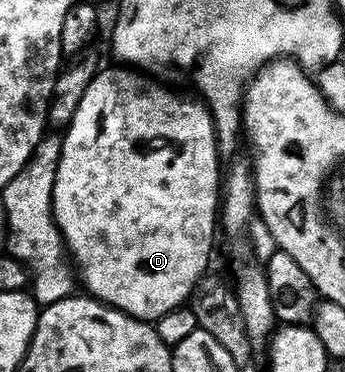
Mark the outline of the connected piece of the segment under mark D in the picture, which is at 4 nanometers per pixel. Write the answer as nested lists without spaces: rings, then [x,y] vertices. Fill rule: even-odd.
[[[116,68],[120,70],[101,69],[99,73],[90,80],[86,92],[82,95],[82,100],[78,104],[77,111],[69,120],[66,129],[62,134],[60,144],[60,159],[58,160],[58,172],[54,176],[54,192],[52,193],[52,215],[56,221],[56,227],[60,230],[61,236],[64,238],[64,249],[70,255],[71,261],[74,263],[75,273],[78,275],[78,282],[81,287],[85,286],[87,293],[93,298],[97,298],[99,302],[104,302],[108,306],[112,306],[116,310],[126,312],[132,318],[141,318],[143,322],[155,323],[156,319],[166,316],[166,312],[170,312],[174,308],[185,305],[191,299],[192,289],[204,277],[209,269],[208,257],[212,254],[212,241],[215,240],[216,234],[218,238],[218,211],[220,209],[220,199],[222,197],[222,159],[218,149],[216,140],[216,125],[212,122],[212,114],[209,112],[207,105],[203,101],[191,102],[188,98],[183,98],[180,94],[175,94],[172,90],[167,90],[160,82],[155,82],[155,77],[149,76],[144,72],[137,72],[132,68]]]

